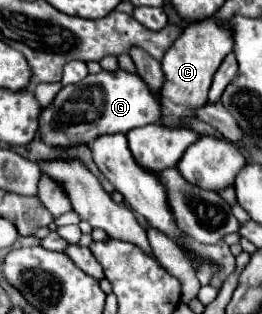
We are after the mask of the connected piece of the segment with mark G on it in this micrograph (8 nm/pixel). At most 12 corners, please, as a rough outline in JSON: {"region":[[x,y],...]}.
{"region":[[88,74],[40,114],[50,146],[160,120],[138,74]]}

